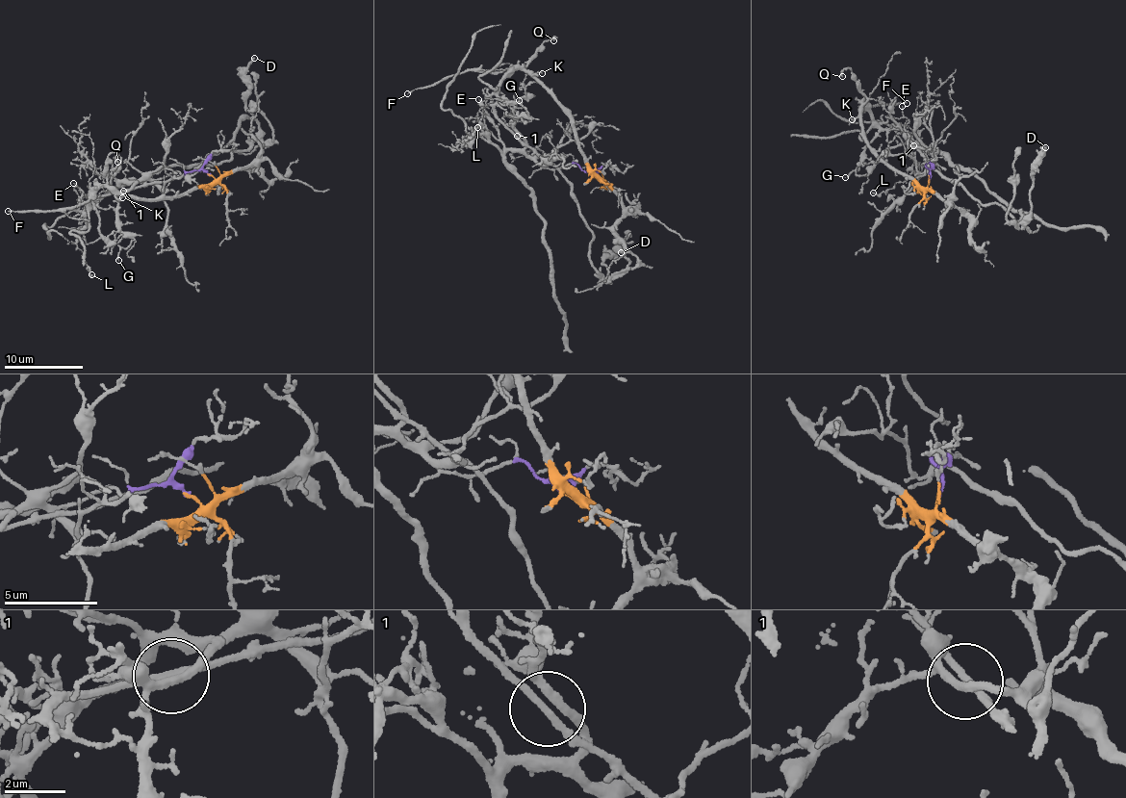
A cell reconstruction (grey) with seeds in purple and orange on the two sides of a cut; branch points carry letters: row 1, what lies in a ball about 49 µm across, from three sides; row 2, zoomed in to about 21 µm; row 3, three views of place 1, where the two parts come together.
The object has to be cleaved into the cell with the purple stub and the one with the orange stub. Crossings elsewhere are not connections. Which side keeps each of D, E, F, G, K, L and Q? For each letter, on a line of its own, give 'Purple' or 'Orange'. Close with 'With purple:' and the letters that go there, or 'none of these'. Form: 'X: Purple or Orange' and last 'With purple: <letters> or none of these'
D: Orange
E: Purple
F: Orange
G: Purple
K: Orange
L: Purple
Q: Orange
With purple: E, G, L

